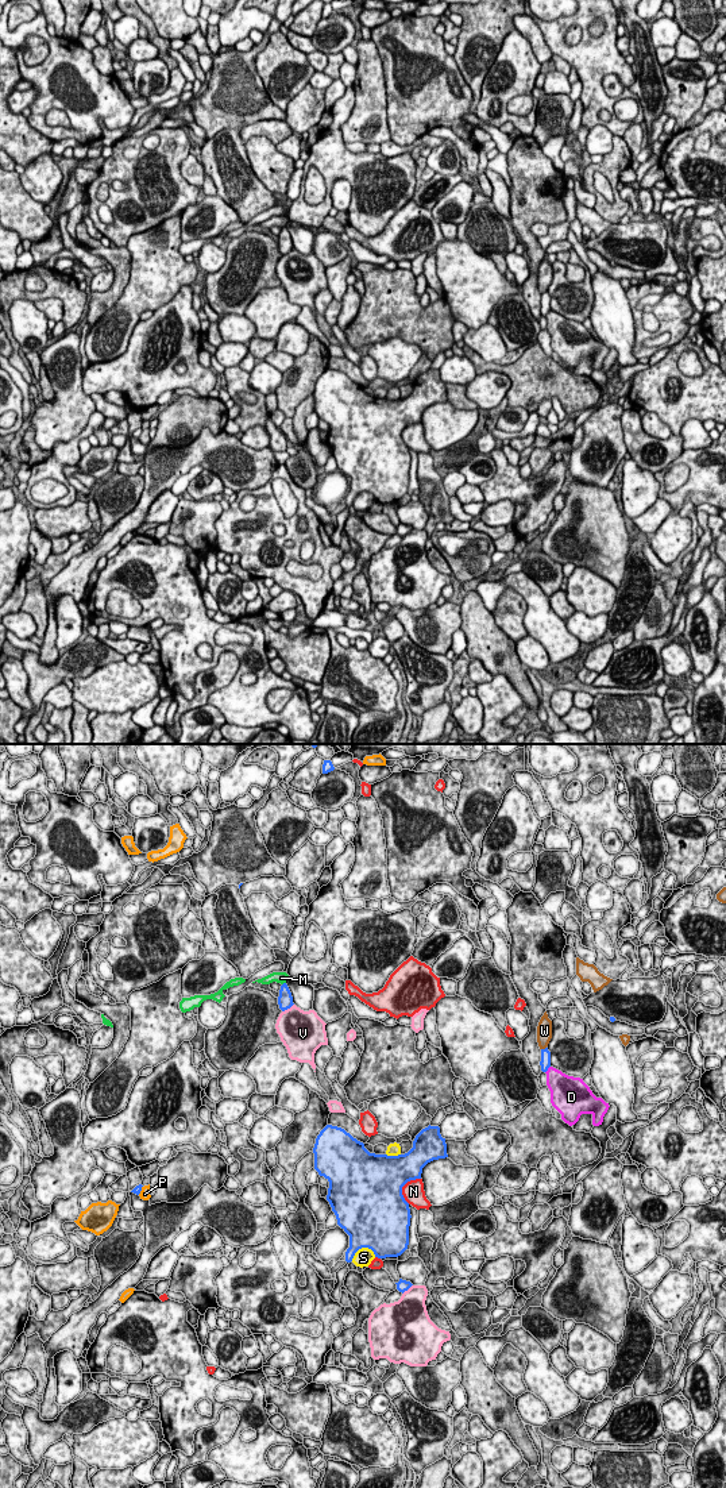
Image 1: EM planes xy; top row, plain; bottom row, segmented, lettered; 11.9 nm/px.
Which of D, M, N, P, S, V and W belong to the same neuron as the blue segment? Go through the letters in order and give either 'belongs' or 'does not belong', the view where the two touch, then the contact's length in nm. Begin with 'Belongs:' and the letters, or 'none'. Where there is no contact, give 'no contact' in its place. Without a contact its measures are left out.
Belongs: none
D: does not belong | xy | 110 nm
M: does not belong | xy | 60 nm
N: does not belong | xy | 360 nm
P: does not belong | xy | 120 nm
S: does not belong | xy | 320 nm
V: does not belong | xy | 180 nm
W: does not belong | xy | 70 nm

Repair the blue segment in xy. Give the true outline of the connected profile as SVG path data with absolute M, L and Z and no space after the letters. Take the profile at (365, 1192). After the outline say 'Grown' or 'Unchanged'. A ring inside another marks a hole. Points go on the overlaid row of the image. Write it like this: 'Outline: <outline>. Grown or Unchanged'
Outline: M327 1125L316 1138L313 1153L314 1169L329 1181L327 1200L337 1225L350 1235L347 1263L362 1248L371 1249L378 1258L398 1257L408 1249L412 1215L402 1187L410 1180L421 1179L428 1163L448 1157L440 1127L430 1125L416 1136L408 1153L398 1156L370 1153L363 1142L344 1129Z. Unchanged

